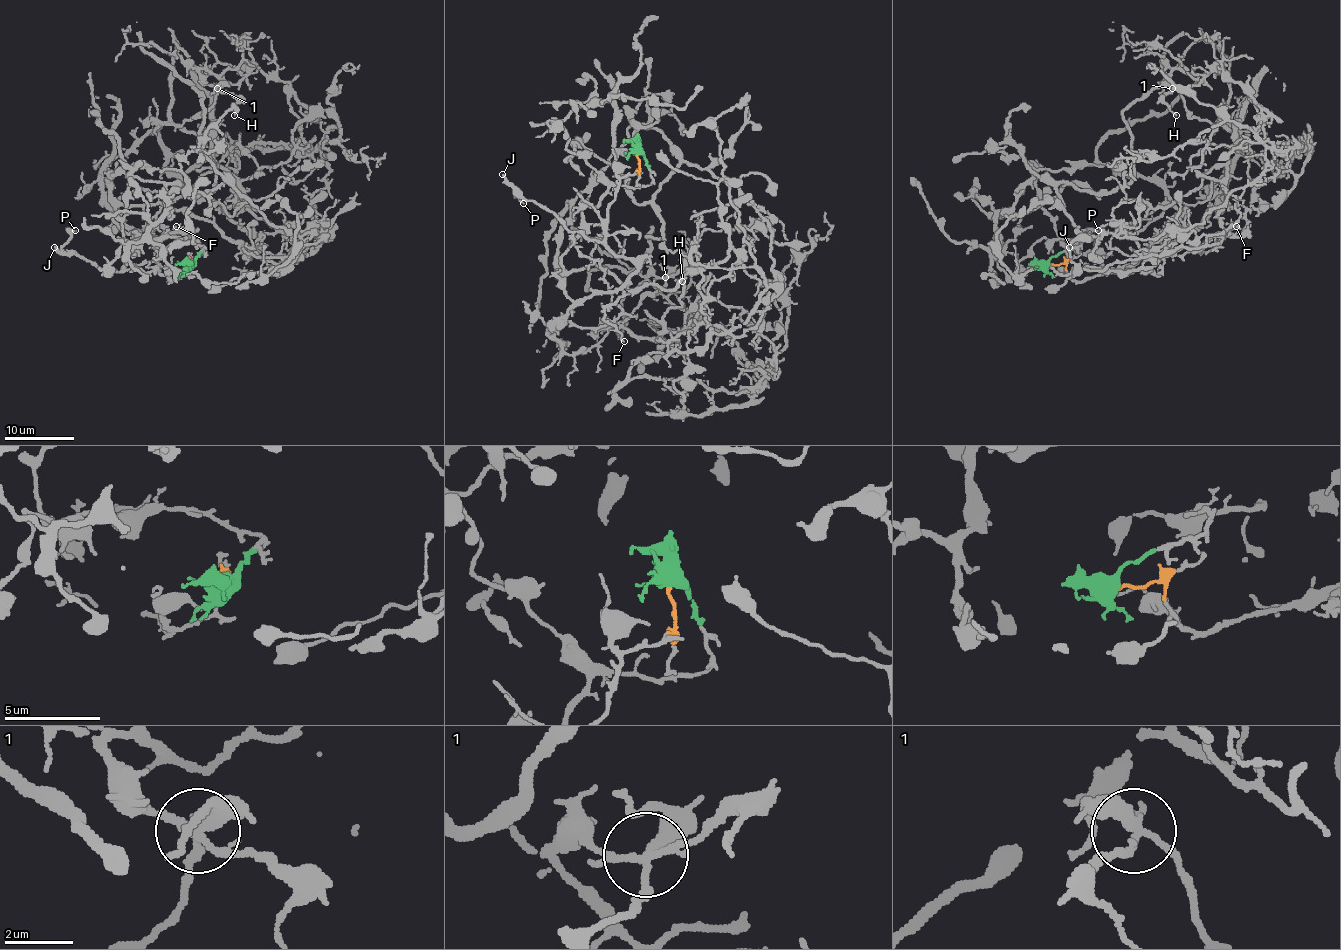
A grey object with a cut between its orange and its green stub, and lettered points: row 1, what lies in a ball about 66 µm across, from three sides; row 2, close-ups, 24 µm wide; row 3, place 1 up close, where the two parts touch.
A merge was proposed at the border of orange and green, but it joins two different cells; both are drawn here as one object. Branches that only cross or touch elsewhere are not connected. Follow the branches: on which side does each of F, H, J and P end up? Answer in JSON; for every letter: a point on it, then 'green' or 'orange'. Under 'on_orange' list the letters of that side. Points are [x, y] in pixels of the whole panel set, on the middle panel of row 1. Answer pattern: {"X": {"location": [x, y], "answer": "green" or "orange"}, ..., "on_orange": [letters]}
{"F": {"location": [624, 341], "answer": "orange"}, "H": {"location": [682, 281], "answer": "green"}, "J": {"location": [502, 174], "answer": "orange"}, "P": {"location": [523, 203], "answer": "orange"}, "on_orange": ["F", "J", "P"]}

